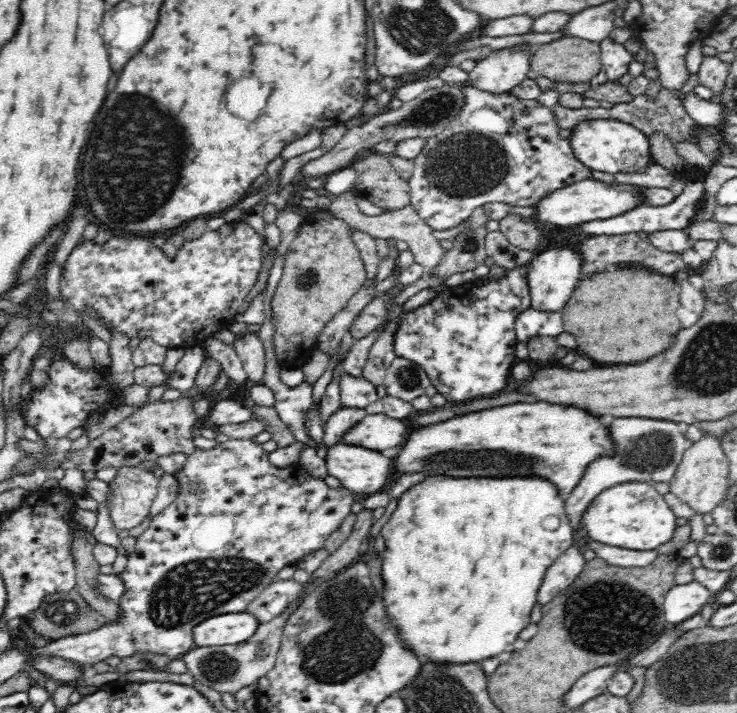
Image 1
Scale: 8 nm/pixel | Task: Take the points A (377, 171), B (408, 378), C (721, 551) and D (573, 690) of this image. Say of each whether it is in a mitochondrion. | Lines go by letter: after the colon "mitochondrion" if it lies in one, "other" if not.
A: other
B: mitochondrion
C: mitochondrion
D: other

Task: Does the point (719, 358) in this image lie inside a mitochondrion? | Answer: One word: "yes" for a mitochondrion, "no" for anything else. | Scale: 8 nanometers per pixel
yes

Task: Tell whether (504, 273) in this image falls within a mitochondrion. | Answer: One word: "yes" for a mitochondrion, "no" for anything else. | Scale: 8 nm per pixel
no

